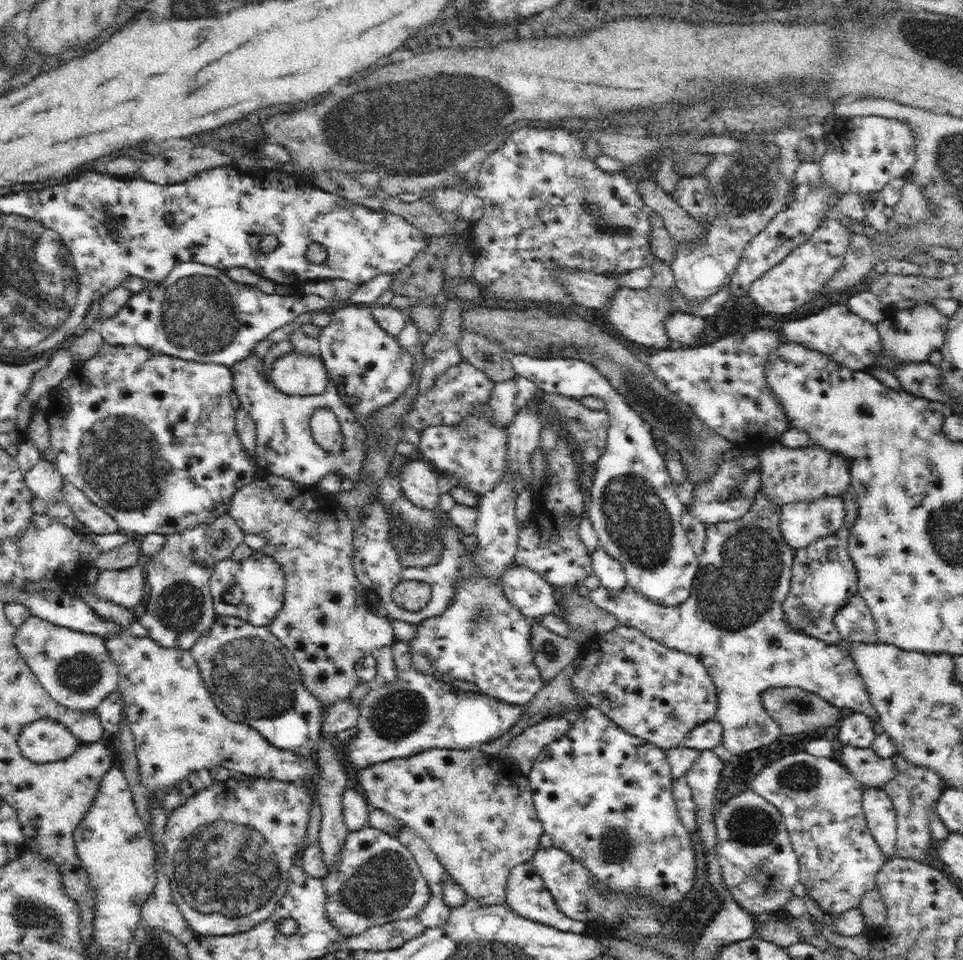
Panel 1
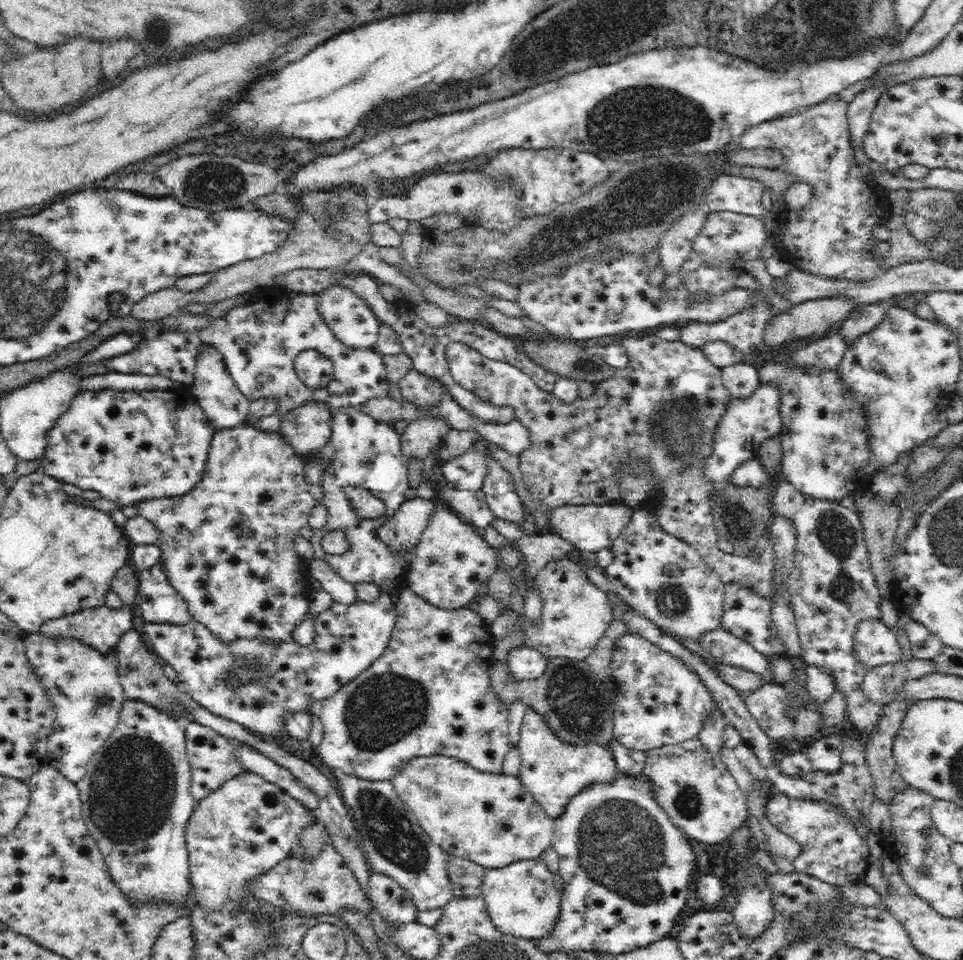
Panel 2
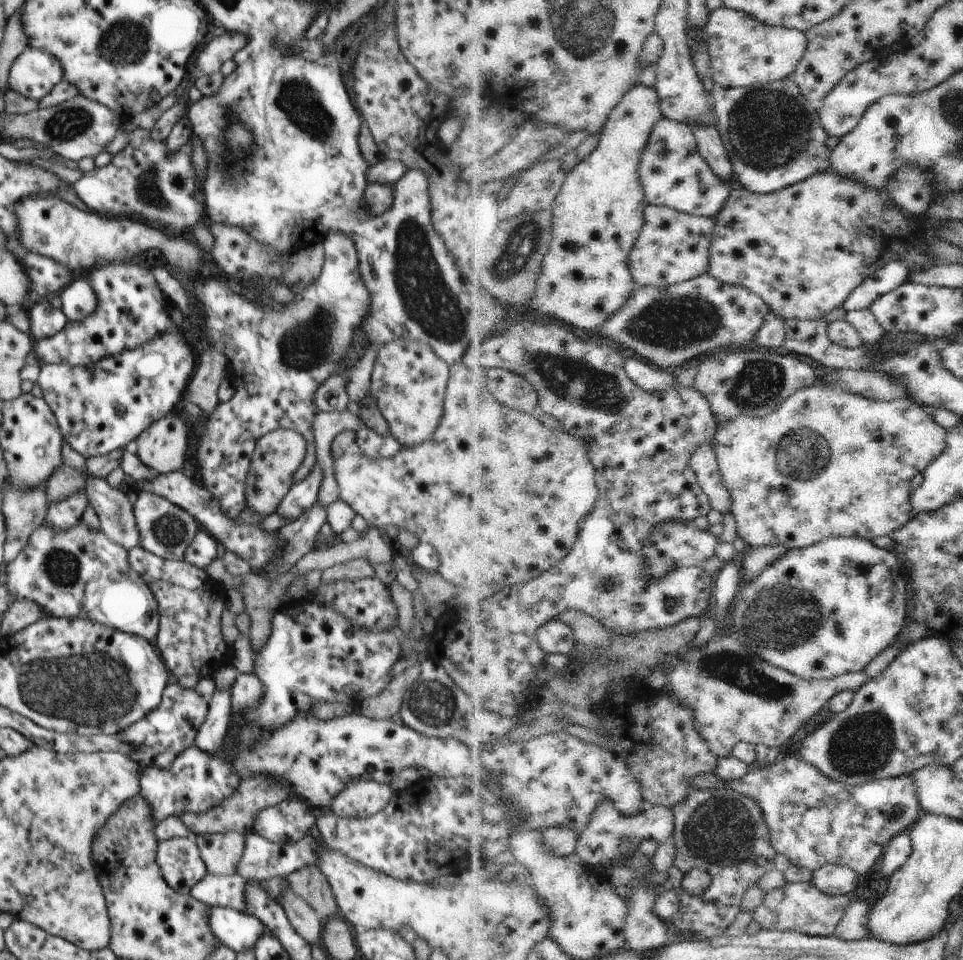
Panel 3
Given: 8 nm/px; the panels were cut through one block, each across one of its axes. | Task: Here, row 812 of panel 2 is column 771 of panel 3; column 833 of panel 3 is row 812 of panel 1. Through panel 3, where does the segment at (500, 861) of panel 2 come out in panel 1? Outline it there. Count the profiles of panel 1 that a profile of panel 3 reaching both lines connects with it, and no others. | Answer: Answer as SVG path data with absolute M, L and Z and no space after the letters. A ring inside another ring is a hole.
M432 747L416 754L414 757L395 759L374 766L372 769L362 770L359 776L360 786L364 789L365 798L371 809L380 809L400 820L410 827L424 842L429 844L432 852L442 861L442 865L450 871L452 880L460 885L470 896L475 896L485 904L504 904L505 886L508 877L516 866L529 862L539 849L543 831L543 824L538 818L535 804L533 803L532 787L527 776L524 776L520 767L514 767L508 760L504 760L502 754L490 755L480 751L480 747L474 749L447 749Z

